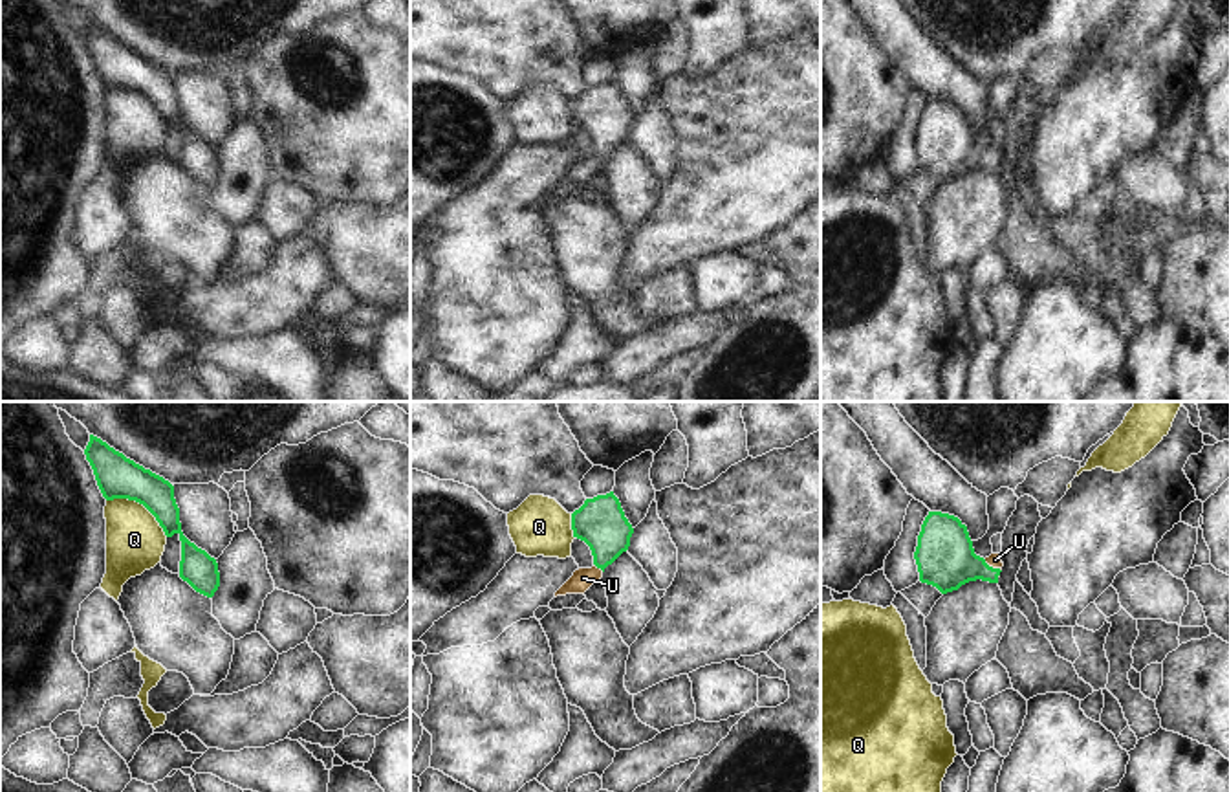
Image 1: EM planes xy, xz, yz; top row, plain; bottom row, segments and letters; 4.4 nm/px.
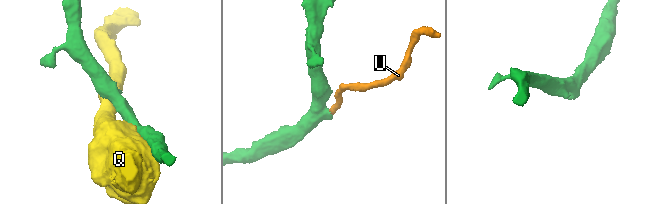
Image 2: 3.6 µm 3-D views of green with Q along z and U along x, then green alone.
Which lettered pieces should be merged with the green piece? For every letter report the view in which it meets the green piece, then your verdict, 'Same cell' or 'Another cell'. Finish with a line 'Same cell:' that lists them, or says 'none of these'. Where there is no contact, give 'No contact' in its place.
Q: Touches green in xy. Another cell
U: Touches green in yz. Same cell
Same cell: U

